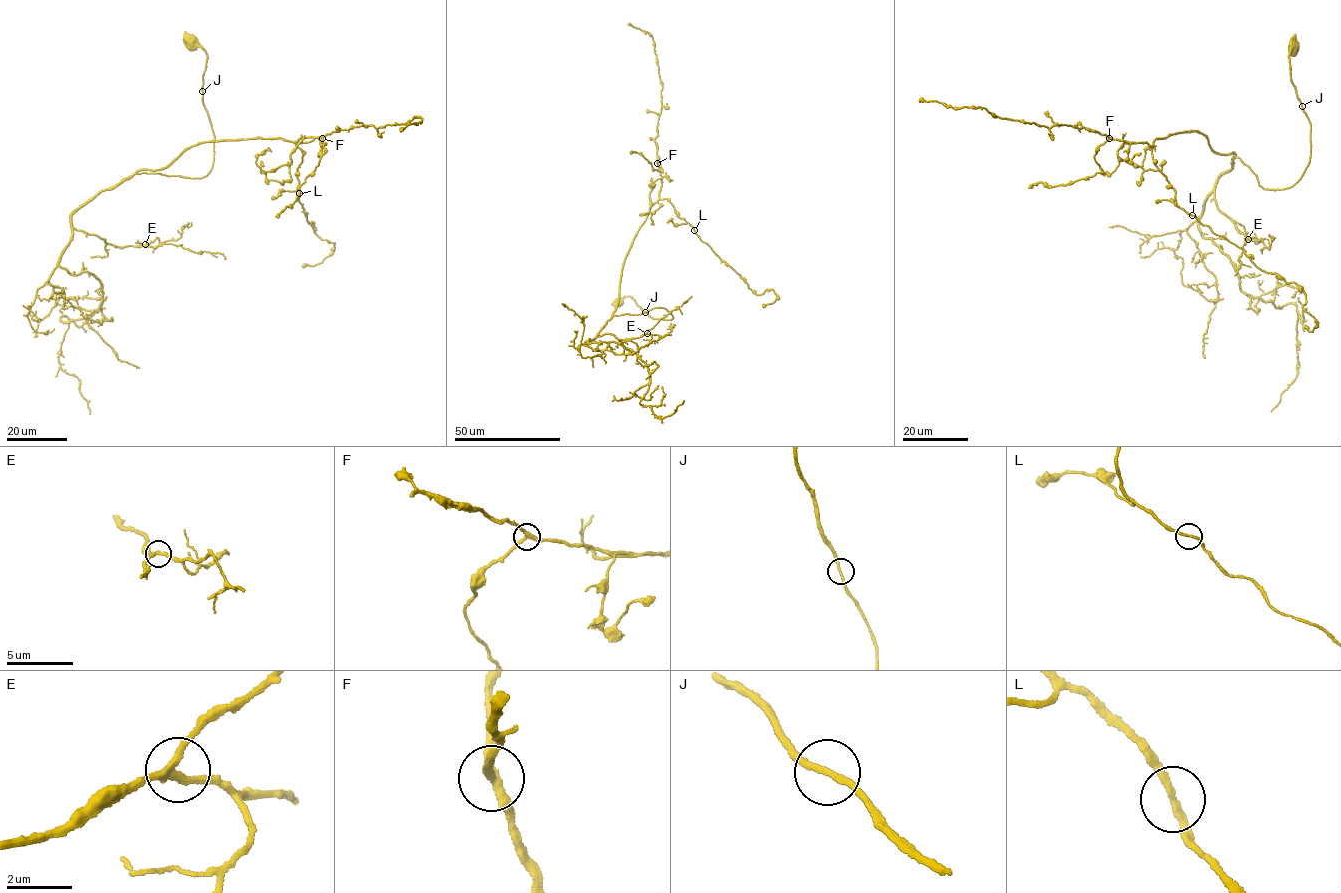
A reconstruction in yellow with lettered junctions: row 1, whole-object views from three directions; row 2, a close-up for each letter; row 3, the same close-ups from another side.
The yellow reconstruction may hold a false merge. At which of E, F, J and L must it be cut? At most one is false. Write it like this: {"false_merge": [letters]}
{"false_merge": []}

